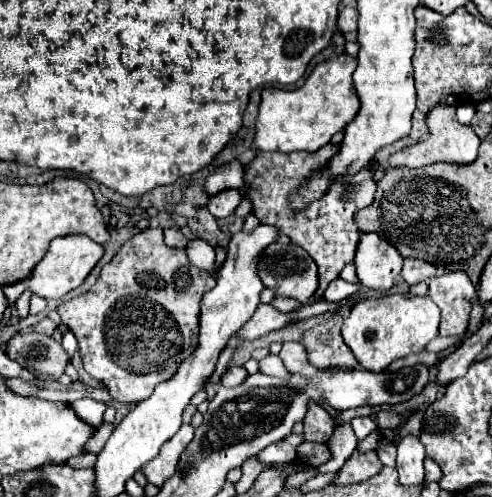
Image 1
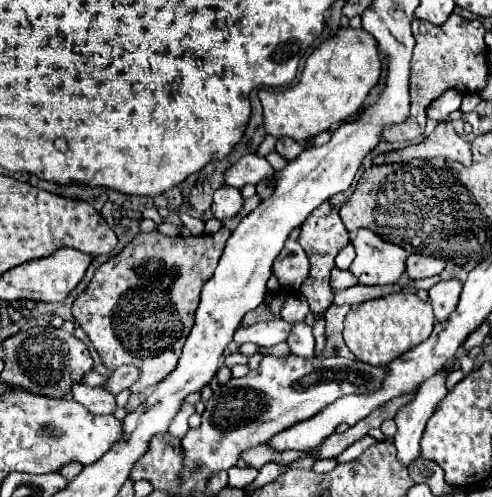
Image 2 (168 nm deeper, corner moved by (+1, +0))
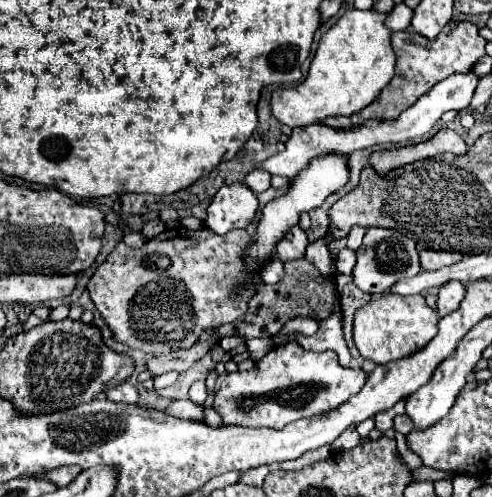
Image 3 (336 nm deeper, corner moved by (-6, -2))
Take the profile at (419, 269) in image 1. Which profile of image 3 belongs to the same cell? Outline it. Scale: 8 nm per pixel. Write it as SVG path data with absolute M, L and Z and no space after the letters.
M421 250L421 268L423 270L439 270L443 266L455 264L463 258L463 252L451 250Z

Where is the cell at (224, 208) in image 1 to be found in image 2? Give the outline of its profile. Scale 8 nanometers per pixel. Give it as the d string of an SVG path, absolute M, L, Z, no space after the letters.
M220 186L216 192L214 192L214 202L212 202L212 214L214 218L218 220L226 220L226 218L232 218L240 212L244 204L244 198L240 196L240 190L238 188L232 188L232 186Z

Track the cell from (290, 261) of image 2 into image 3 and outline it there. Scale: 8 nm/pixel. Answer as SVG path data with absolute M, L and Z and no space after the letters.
M295 226L291 228L291 232L287 232L287 236L283 240L279 240L279 248L277 248L277 256L281 262L287 260L297 260L301 256L305 256L305 248L307 248L307 234Z

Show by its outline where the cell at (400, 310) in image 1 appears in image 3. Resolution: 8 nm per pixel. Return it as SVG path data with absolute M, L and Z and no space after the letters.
M383 294L369 300L355 314L353 324L353 340L359 354L375 364L387 364L393 360L401 360L411 356L413 352L427 346L437 334L439 314L431 310L421 294L417 296L399 296L399 294Z

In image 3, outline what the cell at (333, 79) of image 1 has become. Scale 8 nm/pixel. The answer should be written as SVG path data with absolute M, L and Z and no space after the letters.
M373 8L369 10L347 10L323 36L317 48L317 54L311 62L309 74L303 82L299 82L297 86L289 86L289 88L277 88L273 92L273 100L271 100L271 108L273 108L273 116L281 122L287 124L289 128L297 128L297 126L309 126L315 124L319 120L325 120L329 116L351 116L355 112L359 112L361 108L365 108L367 104L371 104L379 92L391 82L393 74L395 74L395 52L391 46L391 30L385 26L385 16L381 12L375 12Z

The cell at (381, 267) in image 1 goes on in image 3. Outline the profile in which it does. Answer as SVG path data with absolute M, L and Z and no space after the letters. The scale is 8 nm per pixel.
M369 228L369 232L363 238L363 244L357 252L357 264L353 268L353 282L369 294L383 294L387 292L397 280L411 278L421 272L419 264L419 252L415 242L411 242L409 236L403 236L401 232L389 230L389 228Z

